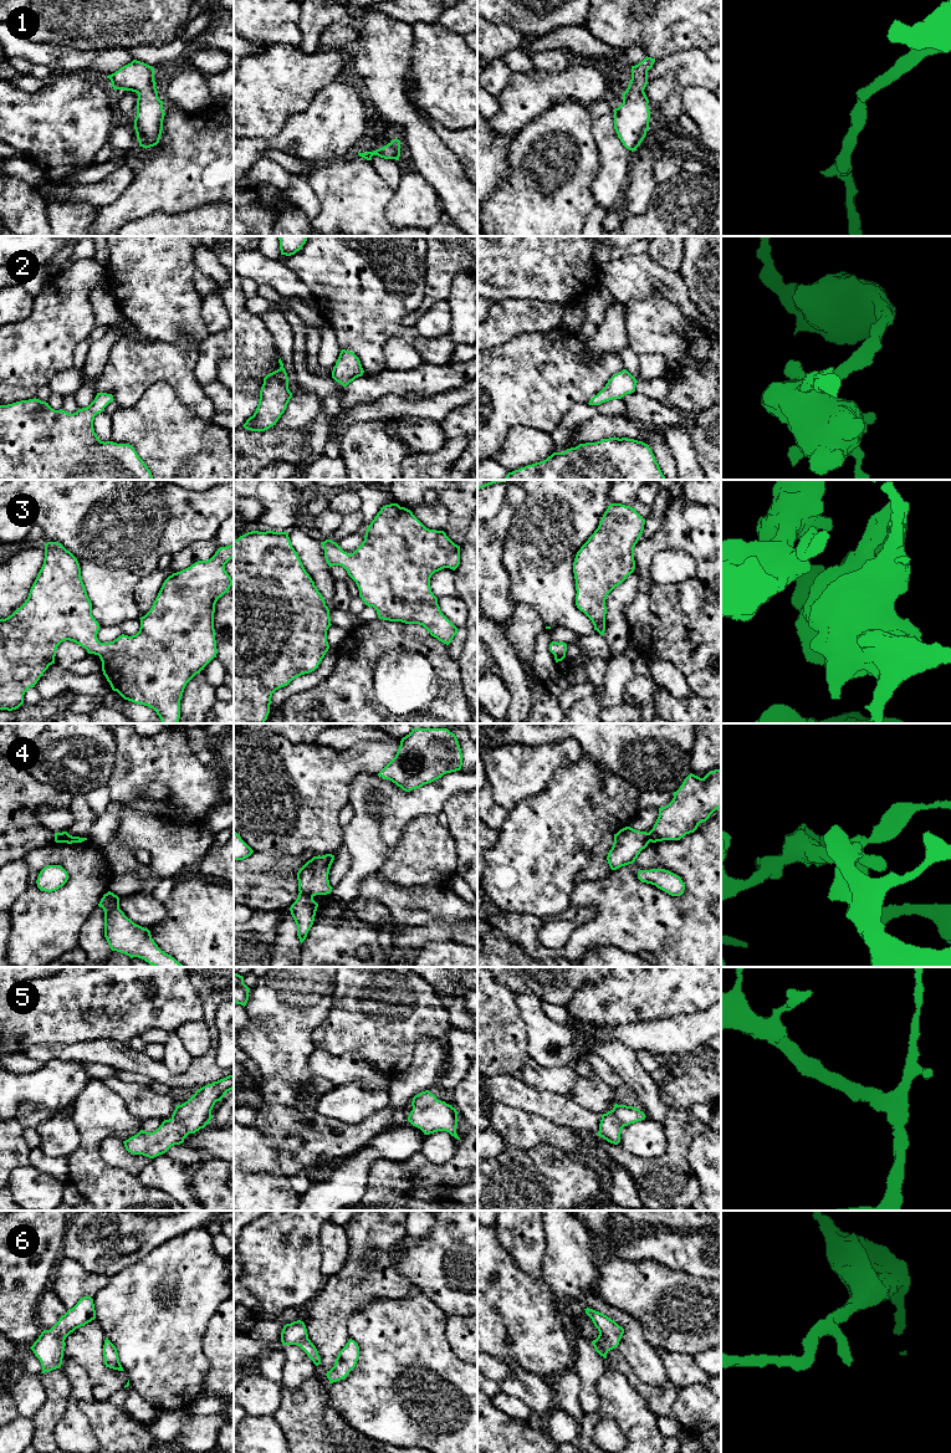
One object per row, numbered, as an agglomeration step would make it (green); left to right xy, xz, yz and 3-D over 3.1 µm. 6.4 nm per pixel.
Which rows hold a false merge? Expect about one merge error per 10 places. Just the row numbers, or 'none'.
4

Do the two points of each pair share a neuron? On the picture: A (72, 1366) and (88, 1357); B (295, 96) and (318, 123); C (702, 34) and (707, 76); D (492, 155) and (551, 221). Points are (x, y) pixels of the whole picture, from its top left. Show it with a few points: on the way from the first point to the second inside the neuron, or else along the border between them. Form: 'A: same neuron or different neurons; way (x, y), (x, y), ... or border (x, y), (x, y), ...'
A: different neurons; border (65, 1356), (72, 1357), (86, 1371), (91, 1388)
B: different neurons; border (326, 87), (303, 111), (295, 112), (282, 126)
C: different neurons; border (705, 50), (681, 49), (676, 52)
D: different neurons; border (511, 144), (507, 174), (490, 195)

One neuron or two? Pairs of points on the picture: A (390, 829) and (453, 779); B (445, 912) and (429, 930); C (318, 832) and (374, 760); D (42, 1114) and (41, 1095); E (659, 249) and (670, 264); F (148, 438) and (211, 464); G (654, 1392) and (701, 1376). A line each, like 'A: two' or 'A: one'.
A: one
B: two
C: one
D: two
E: one
F: one
G: one

